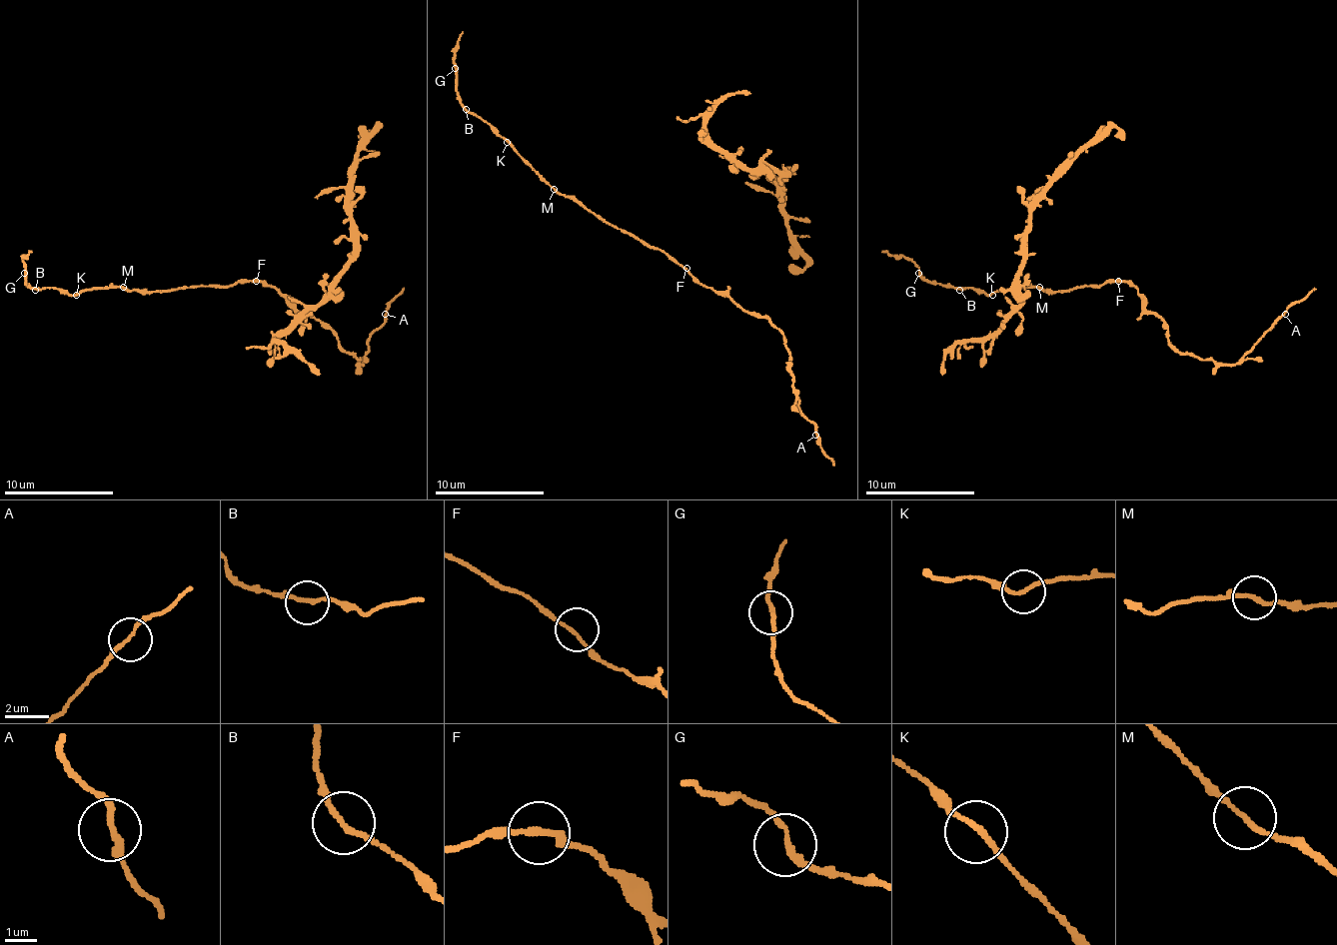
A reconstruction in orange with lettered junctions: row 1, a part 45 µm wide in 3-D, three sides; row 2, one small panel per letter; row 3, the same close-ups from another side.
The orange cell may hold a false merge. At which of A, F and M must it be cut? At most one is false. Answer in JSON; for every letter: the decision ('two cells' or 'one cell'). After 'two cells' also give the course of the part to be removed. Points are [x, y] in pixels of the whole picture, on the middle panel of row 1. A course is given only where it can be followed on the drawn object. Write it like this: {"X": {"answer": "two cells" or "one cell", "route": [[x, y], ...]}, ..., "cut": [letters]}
{"A": {"answer": "one cell"}, "F": {"answer": "one cell"}, "M": {"answer": "one cell"}, "cut": []}

